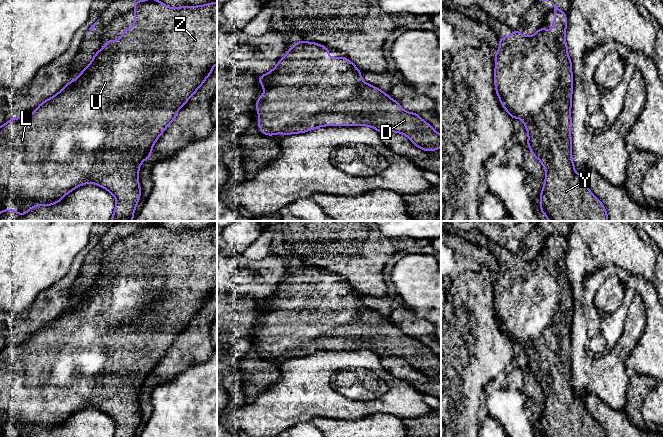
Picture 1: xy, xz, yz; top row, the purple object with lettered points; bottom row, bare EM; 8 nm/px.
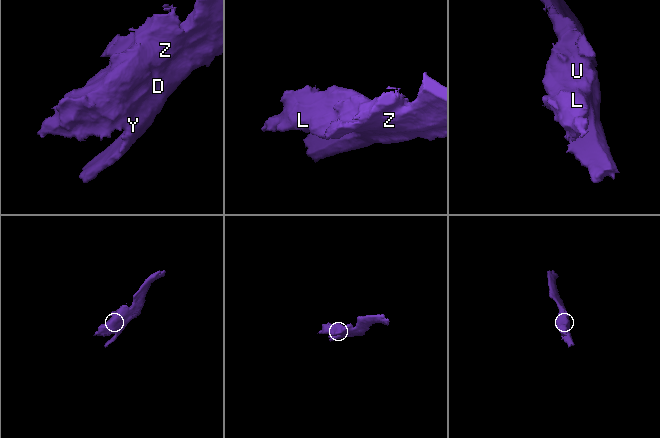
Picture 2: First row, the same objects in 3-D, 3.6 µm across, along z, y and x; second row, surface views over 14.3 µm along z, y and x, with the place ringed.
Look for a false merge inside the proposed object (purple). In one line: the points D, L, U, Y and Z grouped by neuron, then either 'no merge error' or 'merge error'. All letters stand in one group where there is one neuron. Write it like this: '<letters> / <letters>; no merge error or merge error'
D L U Y Z; no merge error

